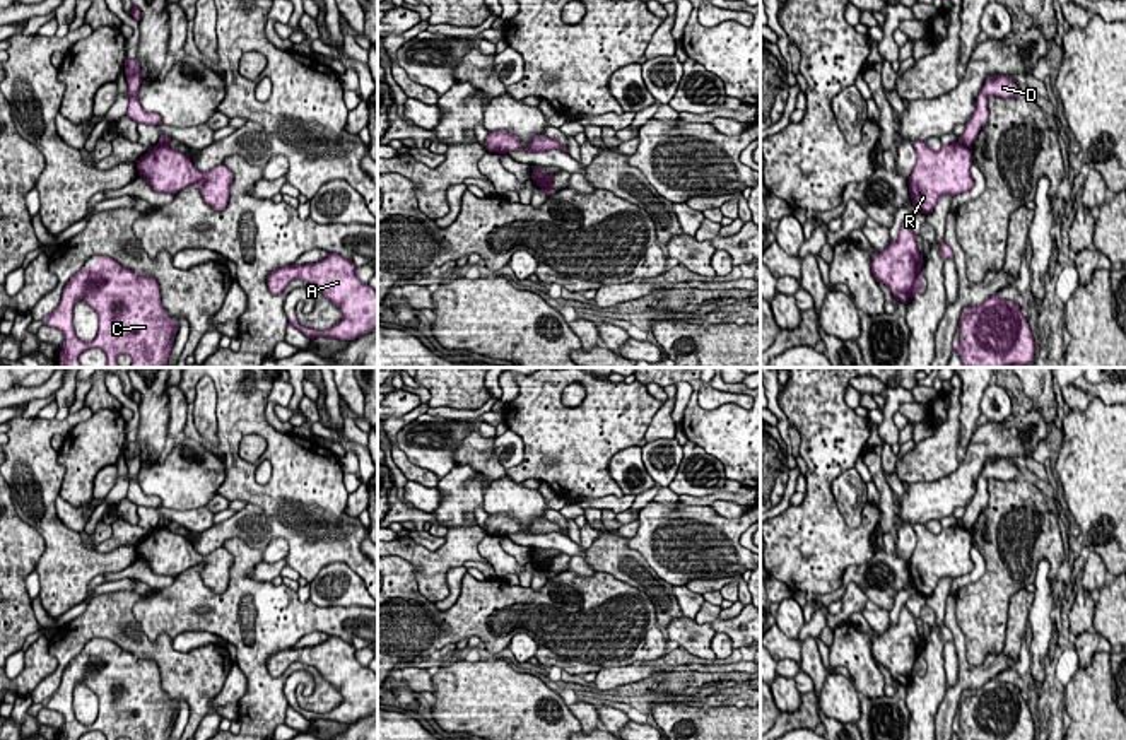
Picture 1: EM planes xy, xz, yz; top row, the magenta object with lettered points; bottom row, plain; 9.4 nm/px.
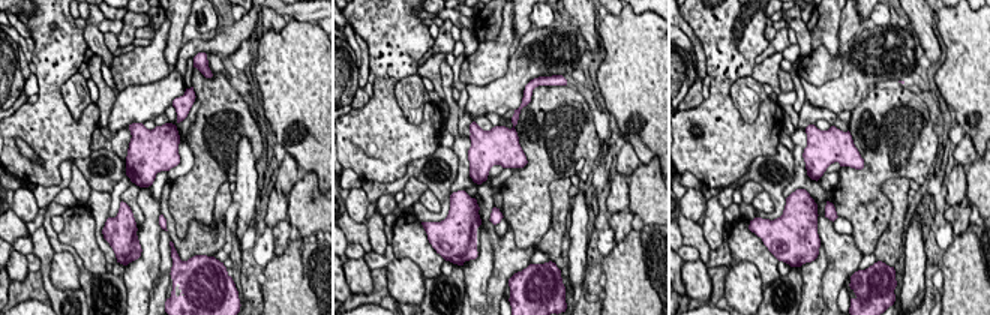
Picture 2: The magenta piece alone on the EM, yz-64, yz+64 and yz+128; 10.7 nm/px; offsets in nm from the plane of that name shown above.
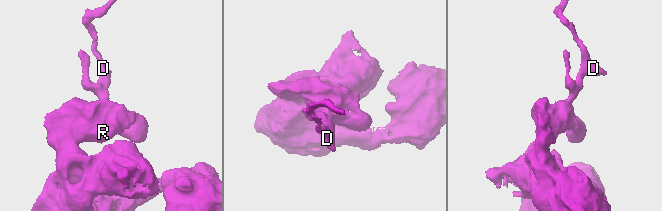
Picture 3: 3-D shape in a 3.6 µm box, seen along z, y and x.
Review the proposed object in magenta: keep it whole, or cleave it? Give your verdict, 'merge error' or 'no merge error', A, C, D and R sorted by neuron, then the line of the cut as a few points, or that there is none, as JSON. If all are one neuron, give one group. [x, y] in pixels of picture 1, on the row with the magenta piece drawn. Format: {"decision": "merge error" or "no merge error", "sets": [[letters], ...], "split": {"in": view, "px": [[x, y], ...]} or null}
{"decision": "merge error", "sets": [["A", "C", "R"], ["D"]], "split": {"in": "yz", "px": [[959, 140], [966, 147]]}}

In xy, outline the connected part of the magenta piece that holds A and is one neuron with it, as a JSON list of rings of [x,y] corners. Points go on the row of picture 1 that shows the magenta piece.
[[[330,253],[316,263],[282,267],[268,275],[268,291],[280,294],[292,280],[314,284],[342,311],[342,320],[328,330],[301,326],[297,314],[287,318],[308,338],[354,340],[378,326],[378,291],[359,280],[350,260]]]

